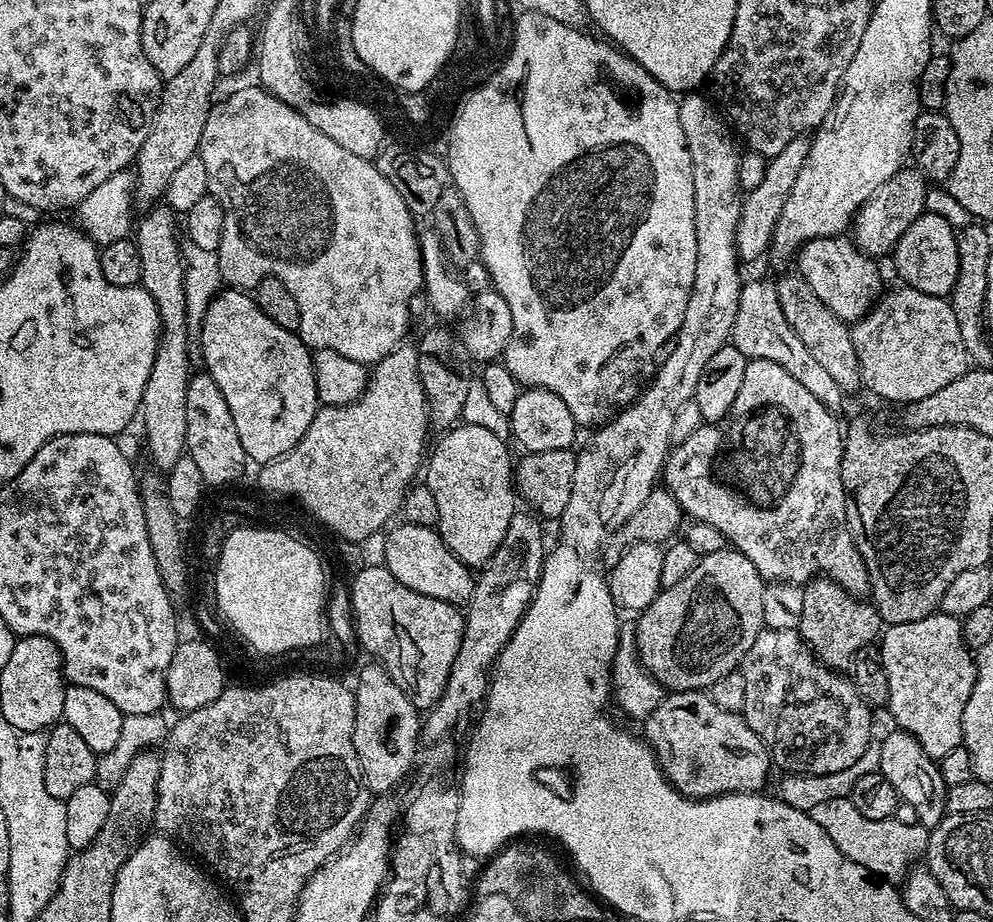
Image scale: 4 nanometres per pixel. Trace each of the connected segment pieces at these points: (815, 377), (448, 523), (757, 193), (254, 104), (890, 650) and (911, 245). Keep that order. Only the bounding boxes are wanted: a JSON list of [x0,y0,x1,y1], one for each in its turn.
[[730,279,846,413],[423,422,518,566],[736,135,812,261],[198,86,424,366],[878,611,976,762],[890,210,958,298]]

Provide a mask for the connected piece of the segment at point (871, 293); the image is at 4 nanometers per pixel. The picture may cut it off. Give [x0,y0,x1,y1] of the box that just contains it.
[794,236,882,321]

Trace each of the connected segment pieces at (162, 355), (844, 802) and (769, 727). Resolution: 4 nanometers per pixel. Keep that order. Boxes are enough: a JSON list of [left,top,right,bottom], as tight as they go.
[[134,206,190,474],[810,798,929,881],[739,628,873,776]]

